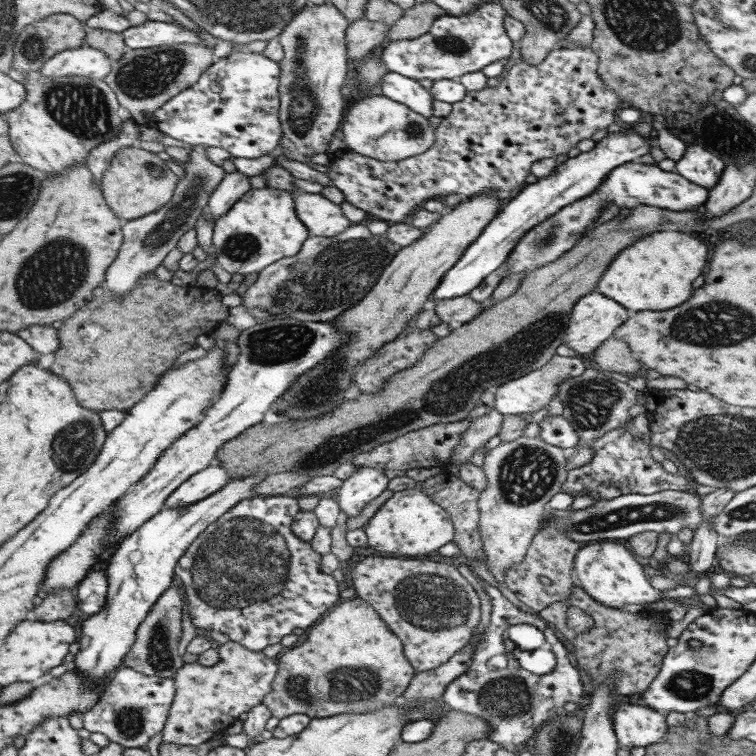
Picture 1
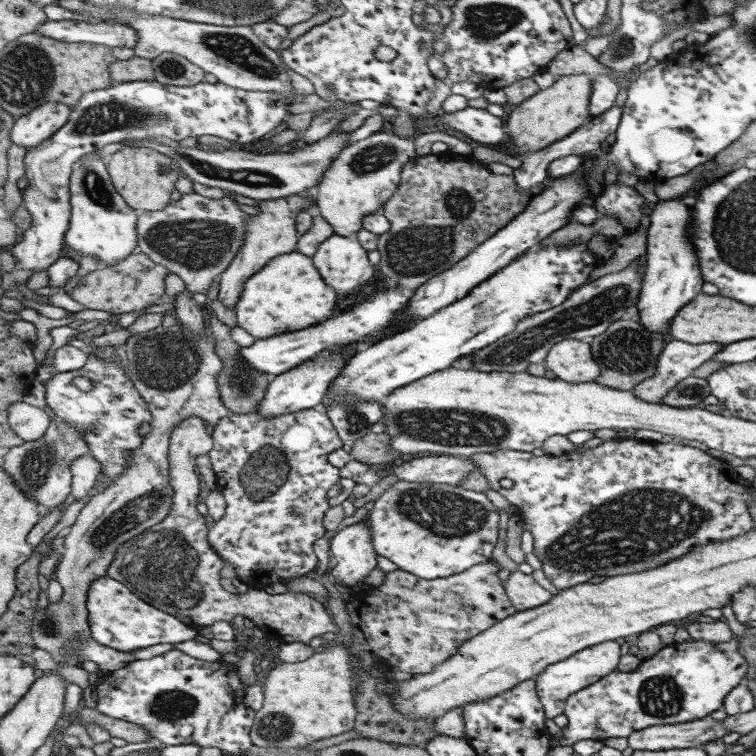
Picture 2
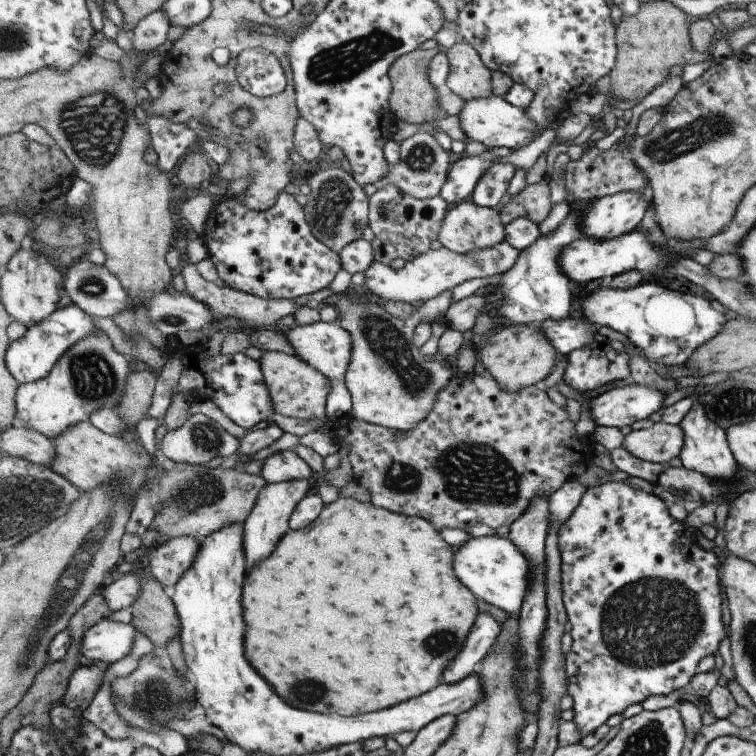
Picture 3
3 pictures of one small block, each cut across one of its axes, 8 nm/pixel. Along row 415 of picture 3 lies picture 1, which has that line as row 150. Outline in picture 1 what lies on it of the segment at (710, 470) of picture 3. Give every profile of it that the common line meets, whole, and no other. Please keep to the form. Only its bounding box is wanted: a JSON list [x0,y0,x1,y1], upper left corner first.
[673,144,724,190]

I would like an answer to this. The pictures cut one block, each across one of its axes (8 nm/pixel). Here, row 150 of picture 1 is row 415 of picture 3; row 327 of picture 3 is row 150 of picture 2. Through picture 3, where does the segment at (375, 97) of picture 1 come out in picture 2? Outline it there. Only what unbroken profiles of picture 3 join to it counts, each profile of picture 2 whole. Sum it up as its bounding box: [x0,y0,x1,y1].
[314,131,417,237]

